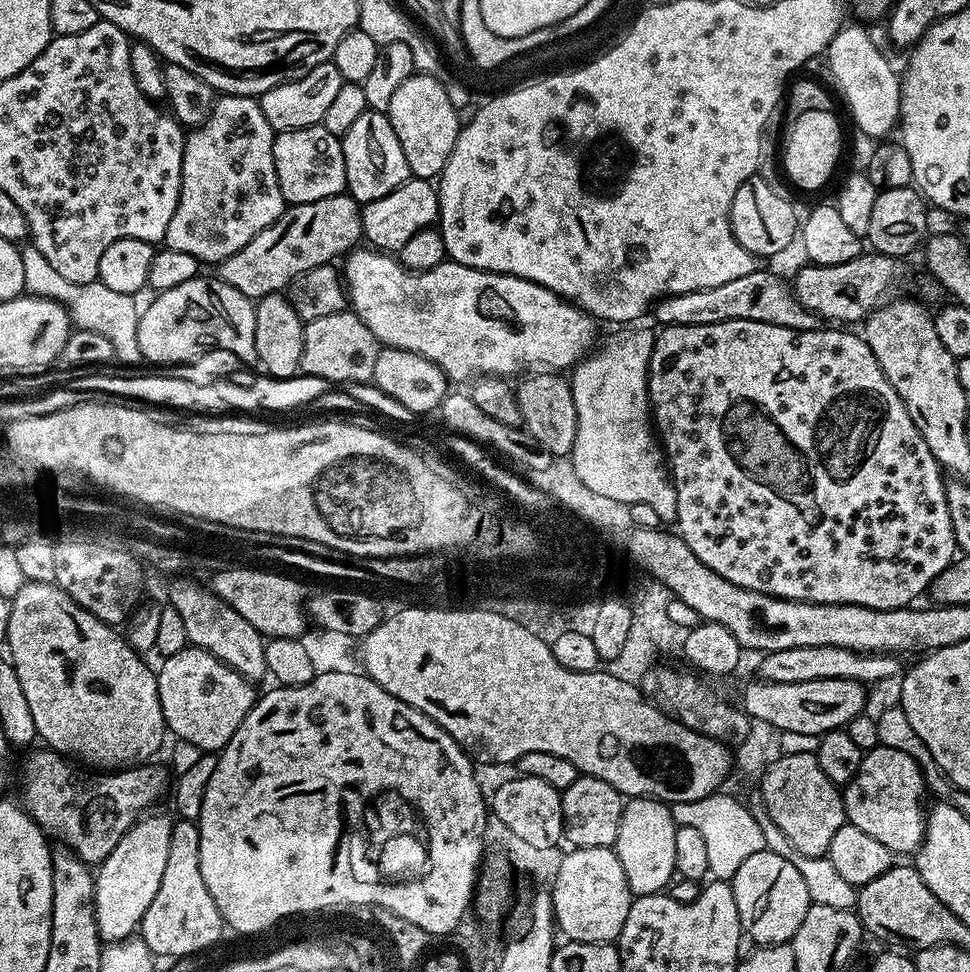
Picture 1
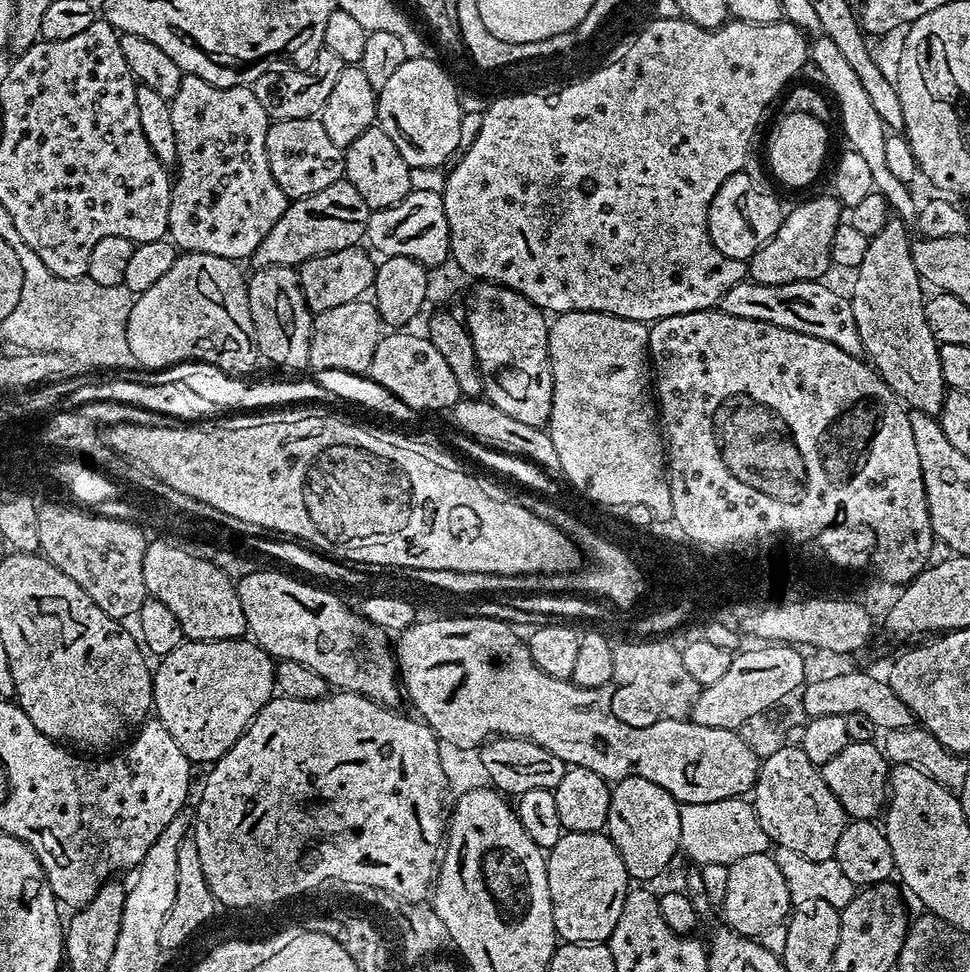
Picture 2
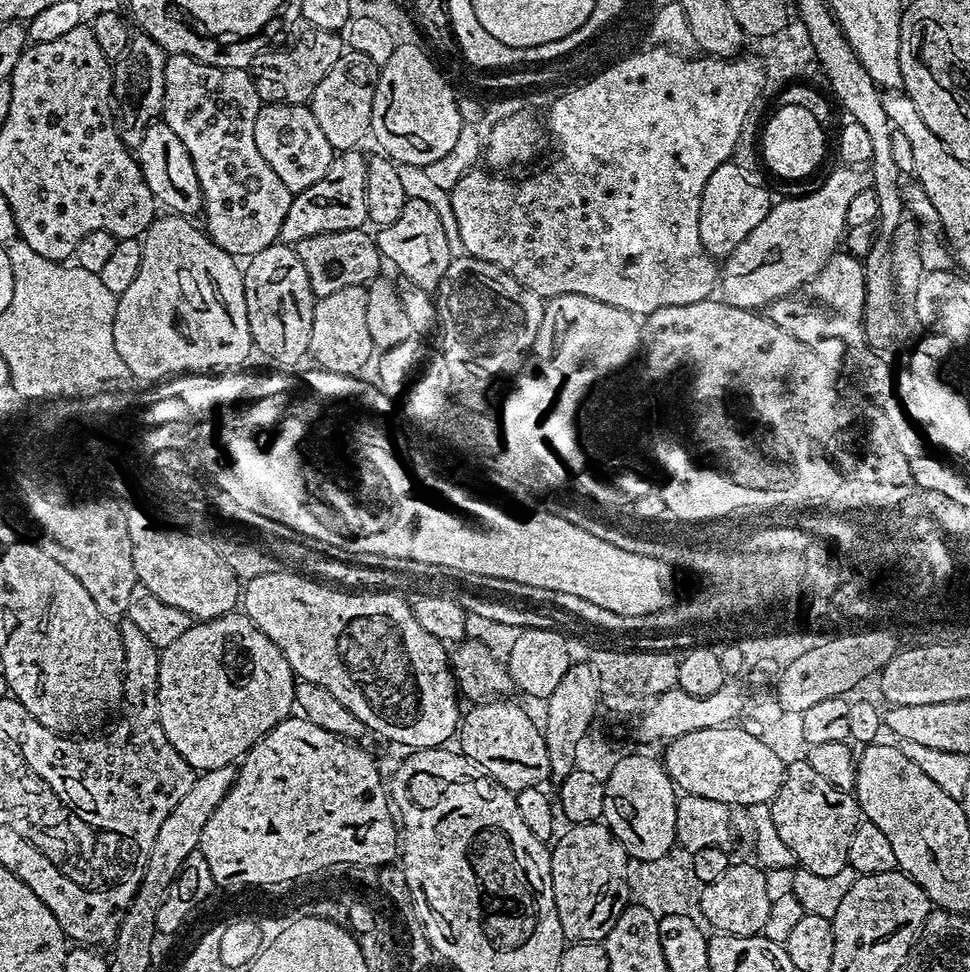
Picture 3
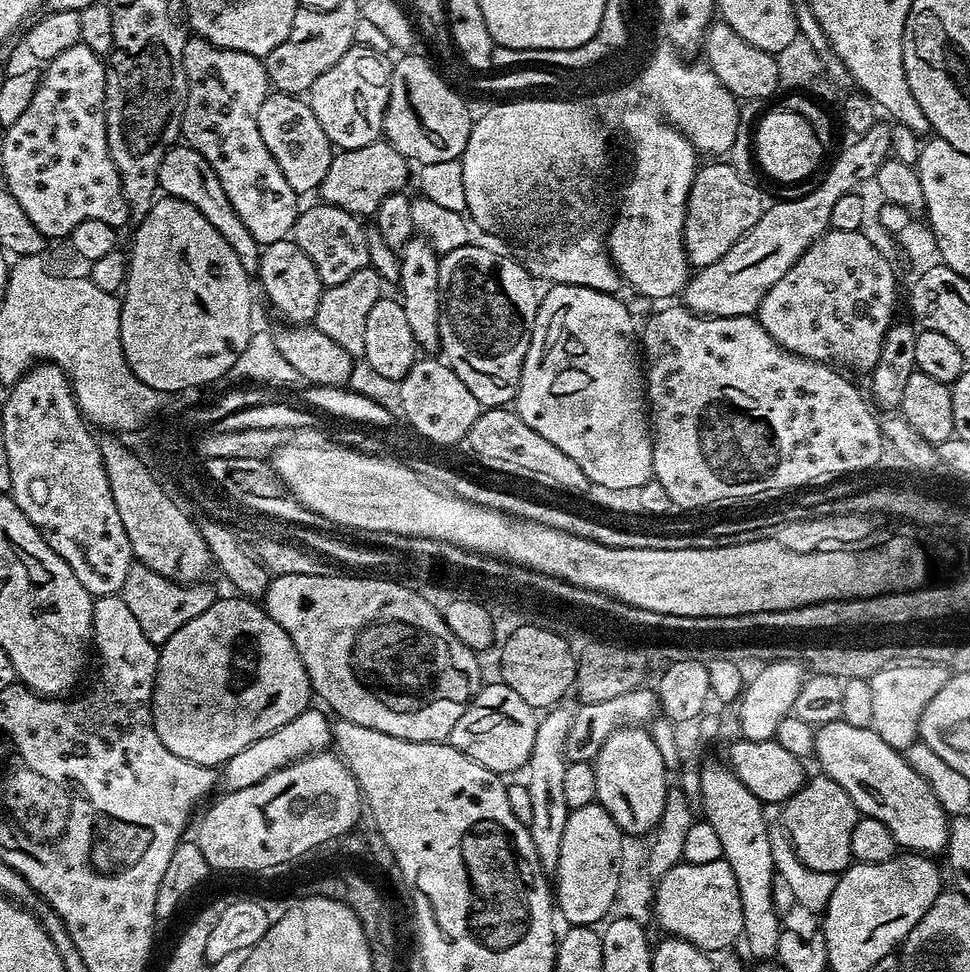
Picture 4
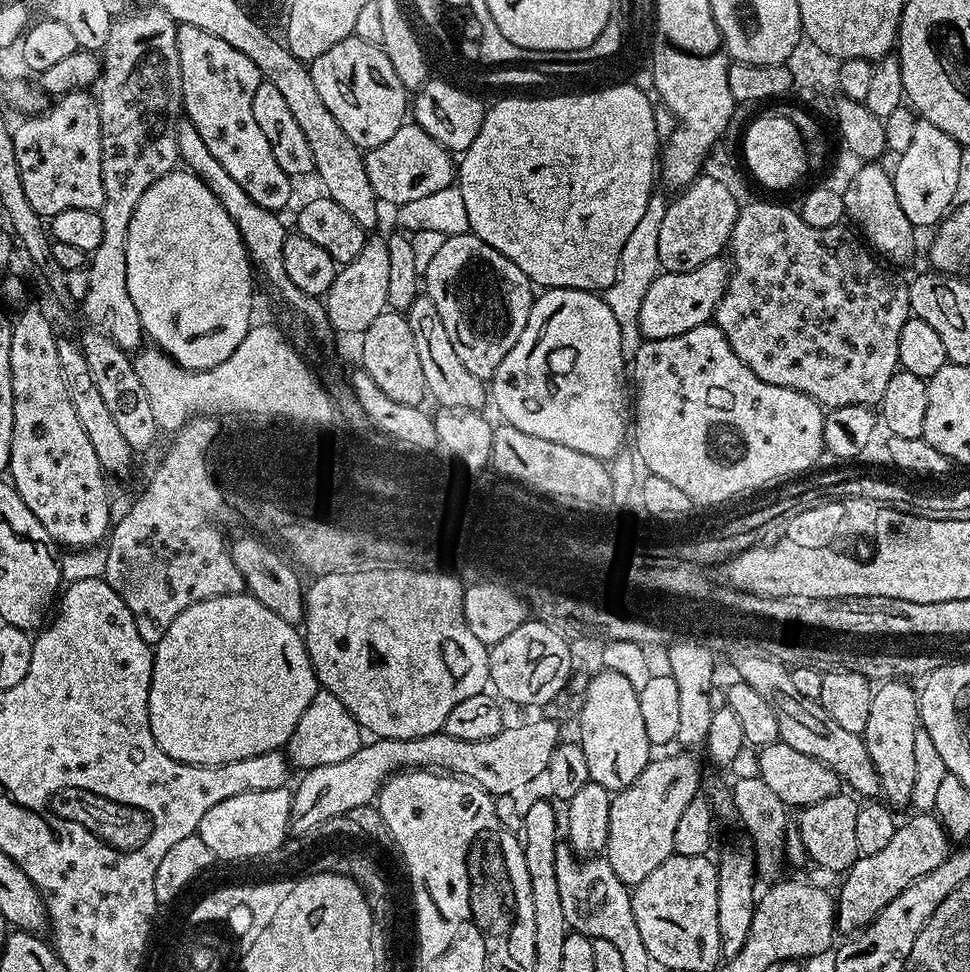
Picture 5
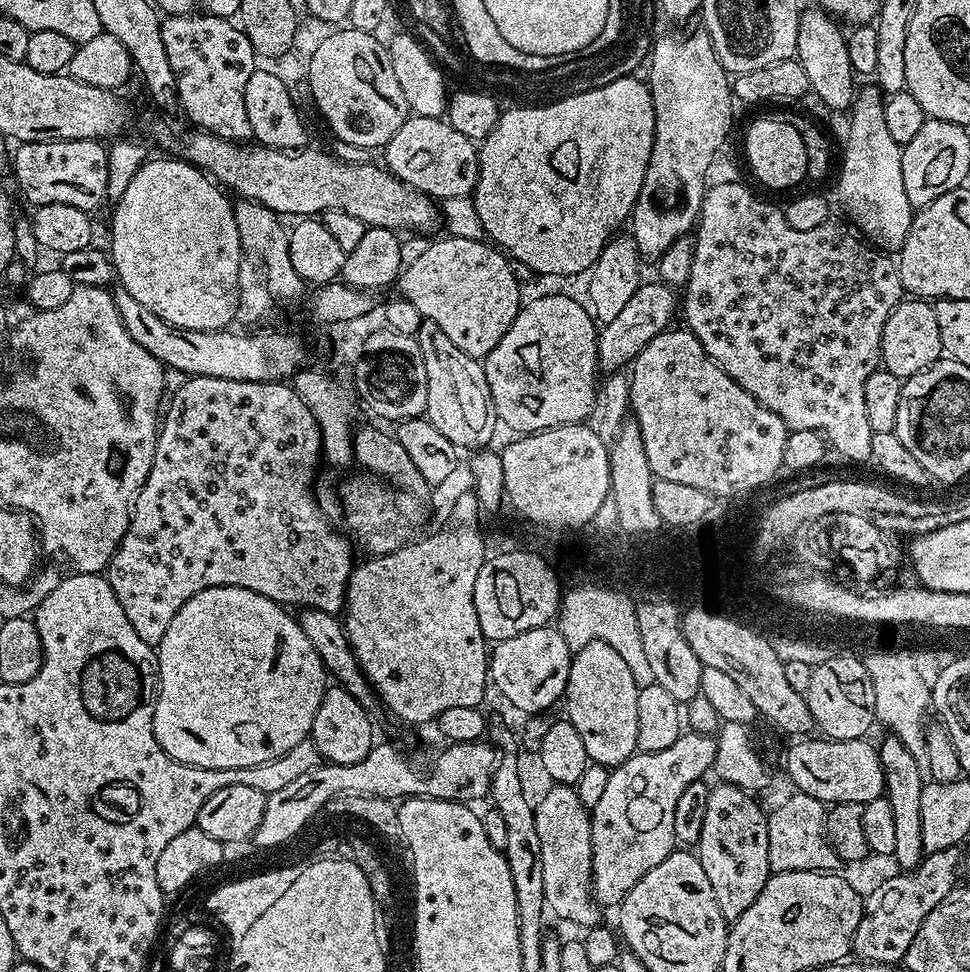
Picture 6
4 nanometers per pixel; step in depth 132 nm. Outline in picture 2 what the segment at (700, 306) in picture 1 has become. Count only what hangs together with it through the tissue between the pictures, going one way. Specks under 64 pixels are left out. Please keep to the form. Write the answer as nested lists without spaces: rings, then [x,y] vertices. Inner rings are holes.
[[[817,280],[792,281],[784,285],[762,285],[753,282],[741,282],[730,286],[720,299],[719,311],[750,318],[758,322],[770,322],[798,334],[810,334],[810,338],[822,338],[838,350],[859,357],[863,351],[861,336],[858,334],[858,322],[854,322],[854,311],[847,295],[827,288],[826,283]]]

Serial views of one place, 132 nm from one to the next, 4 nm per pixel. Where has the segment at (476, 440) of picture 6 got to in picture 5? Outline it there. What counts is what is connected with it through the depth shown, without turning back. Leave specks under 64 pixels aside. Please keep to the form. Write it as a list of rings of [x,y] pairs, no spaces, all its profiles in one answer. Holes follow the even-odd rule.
[[[427,294],[416,297],[416,301],[408,307],[406,313],[410,334],[414,334],[414,347],[418,350],[418,358],[422,362],[422,378],[427,395],[432,396],[440,406],[455,406],[460,410],[480,410],[486,404],[486,384],[478,379],[462,361],[454,350],[454,342],[450,342],[450,334],[446,334],[446,326],[442,326],[442,318],[438,318],[438,310],[434,302],[430,302]]]

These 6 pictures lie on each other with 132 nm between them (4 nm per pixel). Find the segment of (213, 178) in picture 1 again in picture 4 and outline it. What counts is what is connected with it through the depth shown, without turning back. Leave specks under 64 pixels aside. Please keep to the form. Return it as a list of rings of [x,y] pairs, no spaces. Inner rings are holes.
[[[193,35],[184,41],[182,62],[186,70],[188,97],[184,103],[183,139],[218,174],[218,182],[222,182],[222,190],[226,190],[226,198],[230,198],[230,206],[246,222],[246,230],[254,234],[261,246],[267,246],[285,239],[291,233],[298,211],[298,193],[286,182],[282,170],[278,170],[278,162],[274,162],[274,154],[266,150],[266,142],[262,142],[262,134],[258,134],[258,109],[266,102],[270,85],[264,69],[264,61],[259,56],[251,56],[242,50],[226,50],[214,46],[201,36]]]

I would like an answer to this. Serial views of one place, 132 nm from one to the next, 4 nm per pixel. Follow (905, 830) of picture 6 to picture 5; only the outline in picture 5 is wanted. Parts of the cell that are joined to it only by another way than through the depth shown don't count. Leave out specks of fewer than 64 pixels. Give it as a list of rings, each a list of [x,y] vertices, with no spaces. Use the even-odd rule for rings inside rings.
[[[895,678],[881,683],[873,691],[870,702],[870,718],[862,739],[874,762],[874,770],[880,779],[880,796],[893,809],[908,808],[914,794],[914,734],[920,724],[920,705],[917,689],[903,679]]]

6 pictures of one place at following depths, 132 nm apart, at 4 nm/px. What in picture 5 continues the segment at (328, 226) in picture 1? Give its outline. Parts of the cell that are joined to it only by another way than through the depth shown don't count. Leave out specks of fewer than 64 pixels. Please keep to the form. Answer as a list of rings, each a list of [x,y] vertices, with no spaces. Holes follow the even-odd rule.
[[[405,122],[382,146],[365,151],[364,165],[377,201],[385,200],[392,206],[415,202],[454,184],[453,153],[430,138],[415,122]]]

